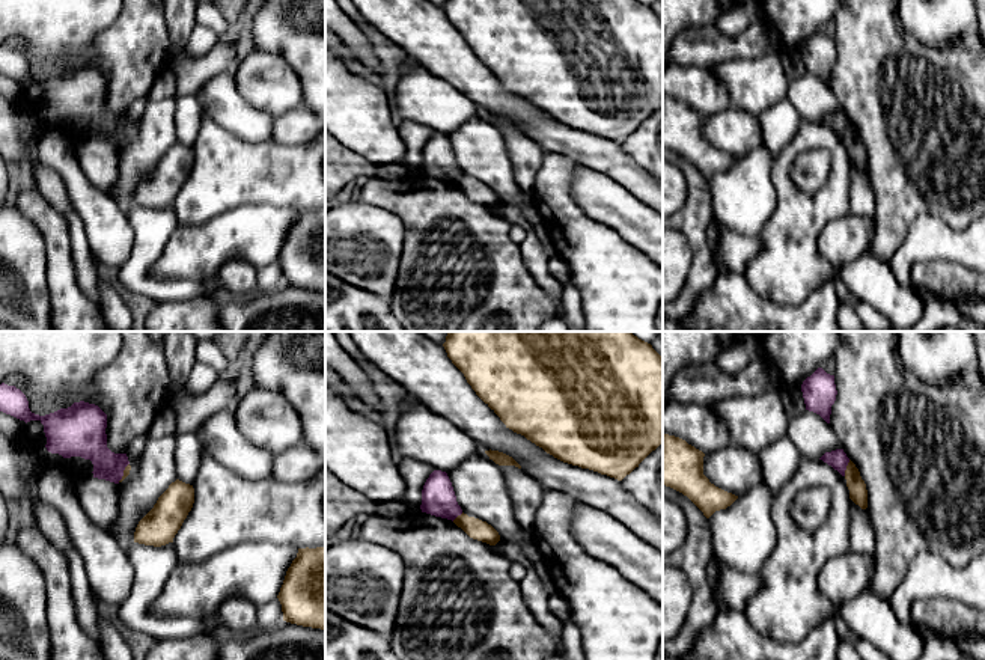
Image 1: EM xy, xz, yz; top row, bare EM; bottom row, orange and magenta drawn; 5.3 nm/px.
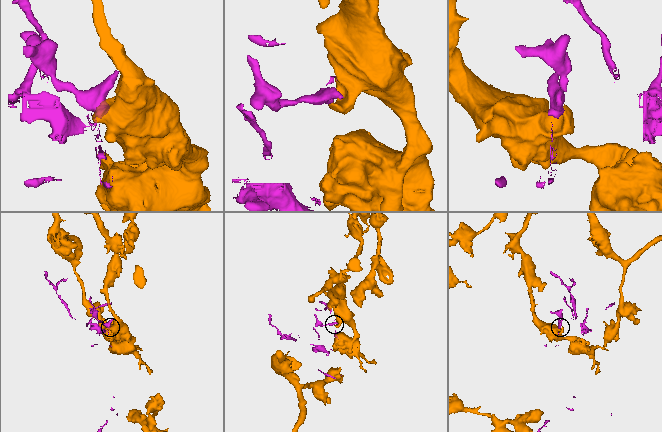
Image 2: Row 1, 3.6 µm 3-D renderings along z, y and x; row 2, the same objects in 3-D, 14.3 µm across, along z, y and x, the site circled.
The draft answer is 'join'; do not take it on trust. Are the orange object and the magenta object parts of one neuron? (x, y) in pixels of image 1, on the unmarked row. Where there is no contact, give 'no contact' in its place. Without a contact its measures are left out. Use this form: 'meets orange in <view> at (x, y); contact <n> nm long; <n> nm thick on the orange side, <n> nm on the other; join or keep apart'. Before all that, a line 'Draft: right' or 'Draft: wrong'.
Draft: wrong
meets orange in yz at (847, 130); contact 90 nm long; 100 nm thick on the orange side, 100 nm on the other; keep apart

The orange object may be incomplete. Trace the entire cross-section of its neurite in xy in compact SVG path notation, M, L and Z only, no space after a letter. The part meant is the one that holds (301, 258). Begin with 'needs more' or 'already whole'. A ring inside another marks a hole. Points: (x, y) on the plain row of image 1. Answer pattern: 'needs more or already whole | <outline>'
already whole | M325 209L298 211L277 261L283 283L325 292Z

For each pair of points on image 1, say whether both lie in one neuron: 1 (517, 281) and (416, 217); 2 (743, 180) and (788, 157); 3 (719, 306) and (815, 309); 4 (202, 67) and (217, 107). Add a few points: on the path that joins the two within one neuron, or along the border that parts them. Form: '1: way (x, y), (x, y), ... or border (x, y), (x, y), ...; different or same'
1: way (491, 281), (442, 234); same
2: border (773, 158), (771, 184), (777, 201); different
3: way (743, 312), (746, 315), (791, 315); same
4: border (229, 71), (213, 76), (193, 95); different

